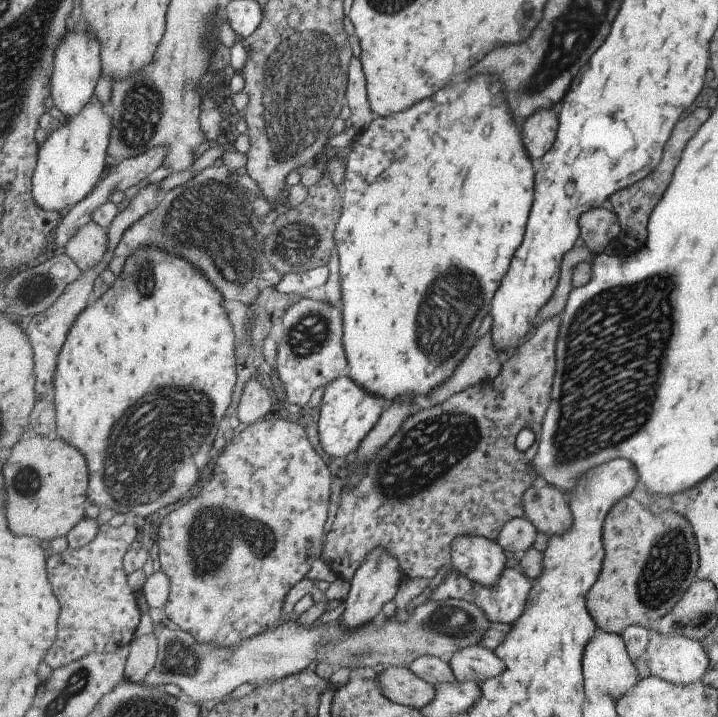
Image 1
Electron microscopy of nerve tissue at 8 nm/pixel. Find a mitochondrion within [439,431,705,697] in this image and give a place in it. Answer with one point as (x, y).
(670, 562)

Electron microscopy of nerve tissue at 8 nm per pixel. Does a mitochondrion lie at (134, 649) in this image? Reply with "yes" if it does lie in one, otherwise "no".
no

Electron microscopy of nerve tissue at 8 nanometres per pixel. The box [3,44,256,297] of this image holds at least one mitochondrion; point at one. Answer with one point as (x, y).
(143, 106)

